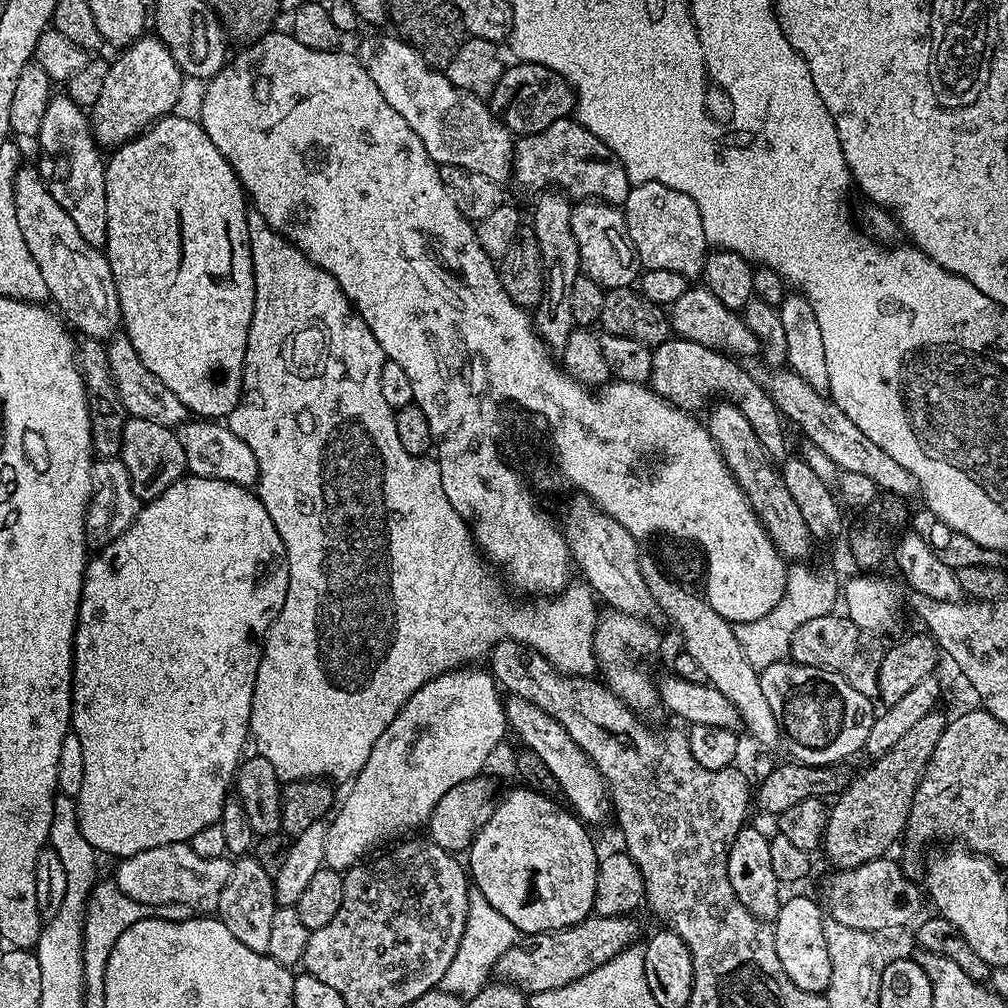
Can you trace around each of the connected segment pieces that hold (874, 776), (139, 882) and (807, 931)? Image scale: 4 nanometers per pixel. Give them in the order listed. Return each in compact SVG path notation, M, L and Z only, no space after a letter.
M940 710L927 712L923 718L902 734L898 742L889 752L883 752L871 761L872 765L861 776L853 775L848 781L848 787L835 797L836 805L829 807L826 812L826 823L822 828L822 852L828 855L833 869L853 868L862 866L862 862L879 860L884 852L899 836L905 835L908 826L910 806L914 802L914 794L918 790L920 780L924 777L924 768L930 762L930 754L934 754L934 746L938 738L942 738L942 730L947 726L949 717L943 716Z
M167 843L153 850L140 851L136 855L123 857L117 864L114 883L124 896L145 907L184 904L200 914L216 912L218 898L222 898L222 886L230 878L233 861L218 858L201 858L189 843Z
M792 896L789 900L787 897L781 903L774 921L774 942L778 962L782 962L786 978L790 978L798 990L824 994L830 986L830 954L826 954L826 916L821 905L817 901L816 904L808 896Z

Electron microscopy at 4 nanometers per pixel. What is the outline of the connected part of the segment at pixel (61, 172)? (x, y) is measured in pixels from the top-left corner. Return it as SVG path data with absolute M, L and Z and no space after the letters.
M53 95L46 106L46 115L42 117L38 143L40 143L40 161L38 161L40 176L48 192L54 194L54 202L58 202L58 206L62 206L66 214L70 214L74 226L78 226L82 238L86 238L90 246L103 249L106 242L106 178L104 177L106 160L96 143L95 136L92 135L89 113L77 106L68 95Z

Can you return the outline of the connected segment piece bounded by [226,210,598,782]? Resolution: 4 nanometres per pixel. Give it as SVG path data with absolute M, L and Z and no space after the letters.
M255 210L248 213L248 233L250 254L254 262L254 314L250 322L240 401L235 410L226 417L226 423L230 431L238 434L238 438L242 438L246 446L250 446L254 458L258 458L258 495L262 506L266 506L266 514L270 514L270 522L274 522L282 538L284 553L288 559L286 602L282 602L278 618L274 618L268 628L264 639L264 653L258 666L258 678L254 682L254 698L248 726L254 744L256 740L255 751L262 758L266 758L270 766L274 766L274 774L278 774L281 782L322 779L329 782L351 781L362 770L362 766L366 766L366 758L370 758L374 742L382 738L382 730L386 730L386 726L394 722L405 702L423 684L430 682L435 676L441 676L443 672L453 672L456 668L475 665L480 662L476 660L483 656L485 659L489 655L492 645L499 640L514 640L529 645L565 675L595 677L598 668L596 655L592 652L592 638L598 611L596 612L597 601L592 589L583 582L570 582L559 595L547 602L528 602L532 604L520 604L517 608L504 597L504 592L500 589L501 581L492 580L493 569L478 551L472 539L471 528L458 514L458 510L450 506L450 498L446 498L442 490L440 465L428 458L411 456L402 446L402 442L398 442L396 413L390 406L386 406L386 398L382 398L380 364L376 360L378 349L370 326L366 326L366 322L353 309L332 275L314 266L314 262L310 262L310 258L306 258L300 248L277 234L268 225L266 218L262 218L262 214Z

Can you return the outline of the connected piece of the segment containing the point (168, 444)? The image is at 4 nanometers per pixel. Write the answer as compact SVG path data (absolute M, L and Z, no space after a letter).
M138 416L131 417L122 430L122 446L118 458L130 474L134 494L142 502L158 498L188 472L186 450L182 450L179 435L164 424L150 422Z

